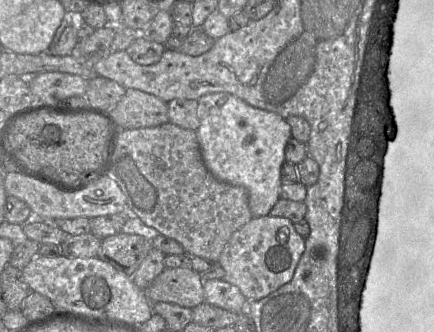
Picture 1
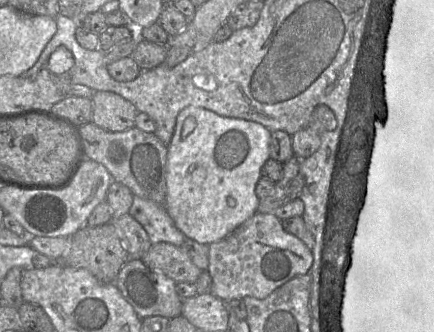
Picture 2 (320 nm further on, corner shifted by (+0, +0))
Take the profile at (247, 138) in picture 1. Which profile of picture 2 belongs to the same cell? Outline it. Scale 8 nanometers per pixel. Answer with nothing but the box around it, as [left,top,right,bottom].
[164,106,271,245]

